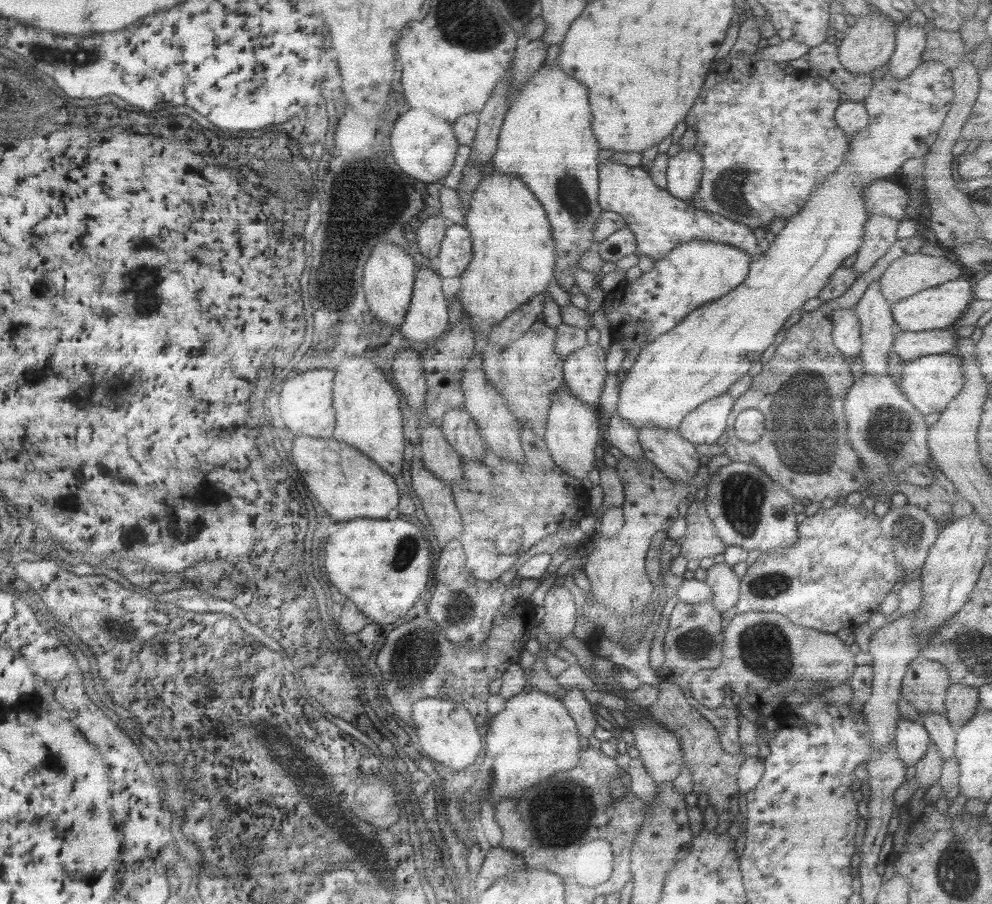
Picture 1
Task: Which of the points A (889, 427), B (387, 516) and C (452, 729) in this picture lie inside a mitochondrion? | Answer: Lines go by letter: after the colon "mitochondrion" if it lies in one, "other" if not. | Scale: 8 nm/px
A: mitochondrion
B: other
C: other

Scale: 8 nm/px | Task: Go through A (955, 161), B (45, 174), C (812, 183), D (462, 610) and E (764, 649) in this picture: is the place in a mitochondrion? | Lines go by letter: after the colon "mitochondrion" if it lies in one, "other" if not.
A: other
B: other
C: other
D: mitochondrion
E: mitochondrion

